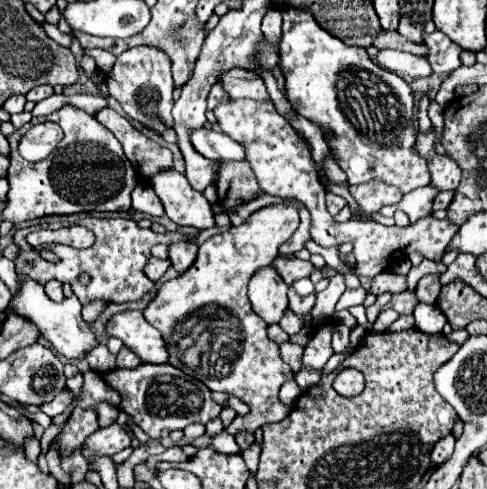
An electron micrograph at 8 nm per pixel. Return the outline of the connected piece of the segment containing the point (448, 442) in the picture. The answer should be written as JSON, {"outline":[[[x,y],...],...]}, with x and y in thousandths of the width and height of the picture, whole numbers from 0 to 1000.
{"outline":[[[920,888],[908,900],[899,900],[891,908],[891,916],[887,916],[887,941],[891,941],[891,949],[908,949],[908,945],[924,941],[928,924],[932,924],[932,892]]]}

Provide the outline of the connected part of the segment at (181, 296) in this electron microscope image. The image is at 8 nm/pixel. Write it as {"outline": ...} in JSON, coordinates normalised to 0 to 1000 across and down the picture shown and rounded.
{"outline":[[[583,409],[583,417],[546,421],[538,429],[526,429],[497,462],[472,466],[448,483],[435,483],[407,507],[407,524],[402,524],[398,540],[378,560],[337,577],[329,585],[324,601],[312,609],[312,618],[296,634],[300,654],[333,679],[333,691],[345,708],[353,748],[378,757],[386,769],[398,769],[402,777],[423,785],[431,798],[489,810],[501,826],[513,830],[509,851],[485,855],[472,871],[464,871],[464,883],[476,892],[489,883],[526,883],[534,871],[542,871],[550,863],[583,859],[595,843],[595,830],[583,830],[575,822],[571,802],[587,777],[604,773],[604,761],[575,732],[571,703],[550,691],[550,679],[546,679],[550,663],[542,654],[534,654],[534,646],[526,646],[526,638],[517,638],[505,593],[509,593],[513,564],[522,564],[534,548],[554,544],[563,536],[563,528],[571,524],[575,499],[583,499],[612,466],[612,458],[616,458],[612,429],[616,425],[620,425],[616,413]]]}

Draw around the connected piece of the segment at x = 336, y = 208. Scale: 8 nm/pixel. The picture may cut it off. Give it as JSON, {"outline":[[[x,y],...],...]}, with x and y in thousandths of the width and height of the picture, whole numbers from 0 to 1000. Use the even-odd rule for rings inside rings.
{"outline":[[[669,397],[669,421],[674,421],[674,429],[678,429],[678,438],[682,442],[690,442],[706,421],[710,421],[710,409],[706,405],[698,405],[698,401],[690,401],[690,397]]]}

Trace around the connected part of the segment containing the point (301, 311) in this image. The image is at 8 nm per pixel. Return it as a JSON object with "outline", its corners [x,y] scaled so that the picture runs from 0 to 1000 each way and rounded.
{"outline":[[[604,589],[591,593],[591,609],[595,609],[595,634],[612,646],[637,646],[637,634],[645,626],[645,613],[649,613],[649,601],[637,601],[637,605],[612,605],[604,597]]]}

